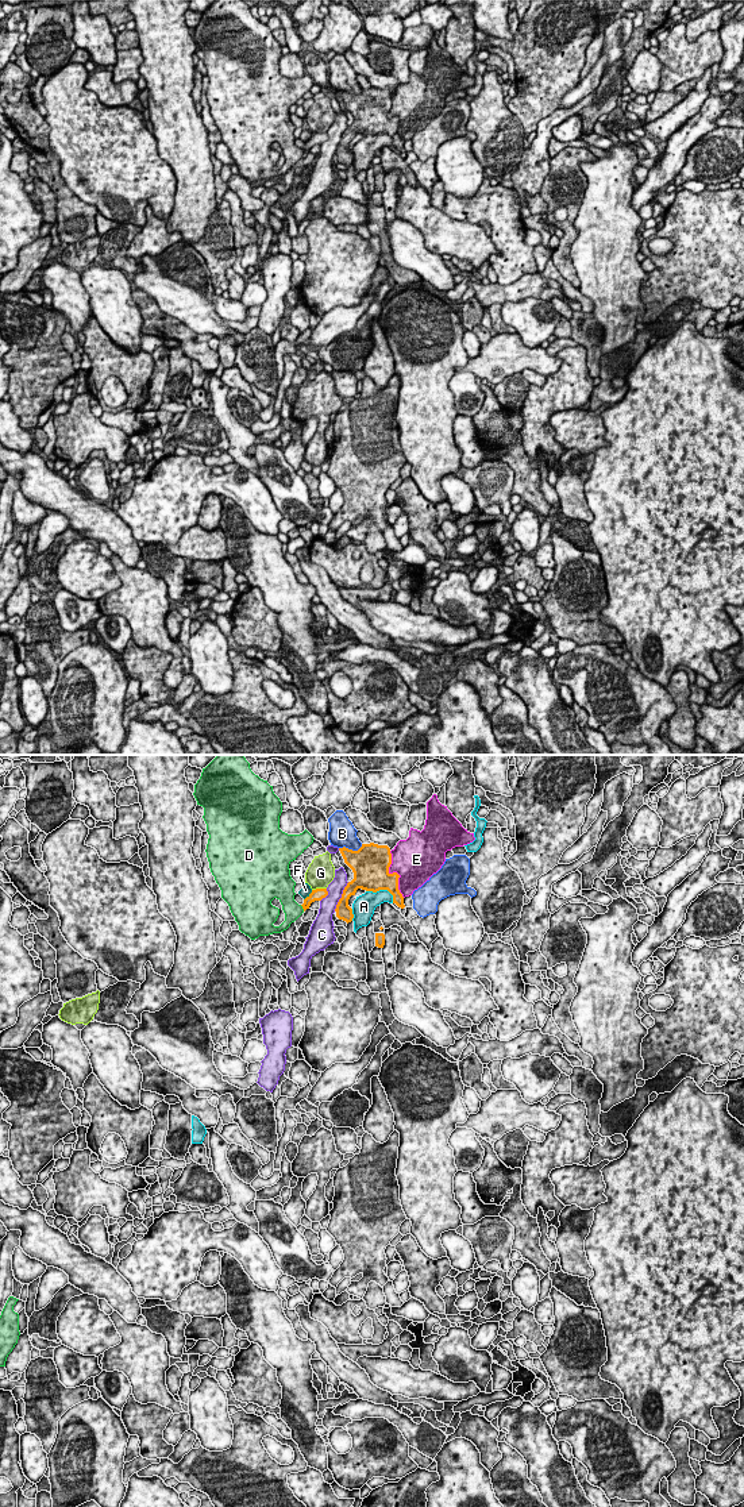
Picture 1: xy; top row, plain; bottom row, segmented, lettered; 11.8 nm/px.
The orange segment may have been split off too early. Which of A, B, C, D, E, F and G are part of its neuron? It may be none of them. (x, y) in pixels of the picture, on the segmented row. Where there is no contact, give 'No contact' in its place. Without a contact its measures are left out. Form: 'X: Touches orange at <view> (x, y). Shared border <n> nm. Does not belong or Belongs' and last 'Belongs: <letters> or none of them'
A: Touches orange at xy (382, 889). Shared border 360 nm. Does not belong
B: Touches orange at xy (350, 850). Shared border 300 nm. Does not belong
C: Touches orange at xy (342, 897). Shared border 400 nm. Does not belong
D: Touches orange at xy (303, 908). Shared border 100 nm. Does not belong
E: Touches orange at xy (394, 873). Shared border 600 nm. Does not belong
F: Touches orange at xy (309, 895). Shared border 160 nm. Does not belong
G: Touches orange at xy (319, 889). Shared border 180 nm. Does not belong
Belongs: none of them

